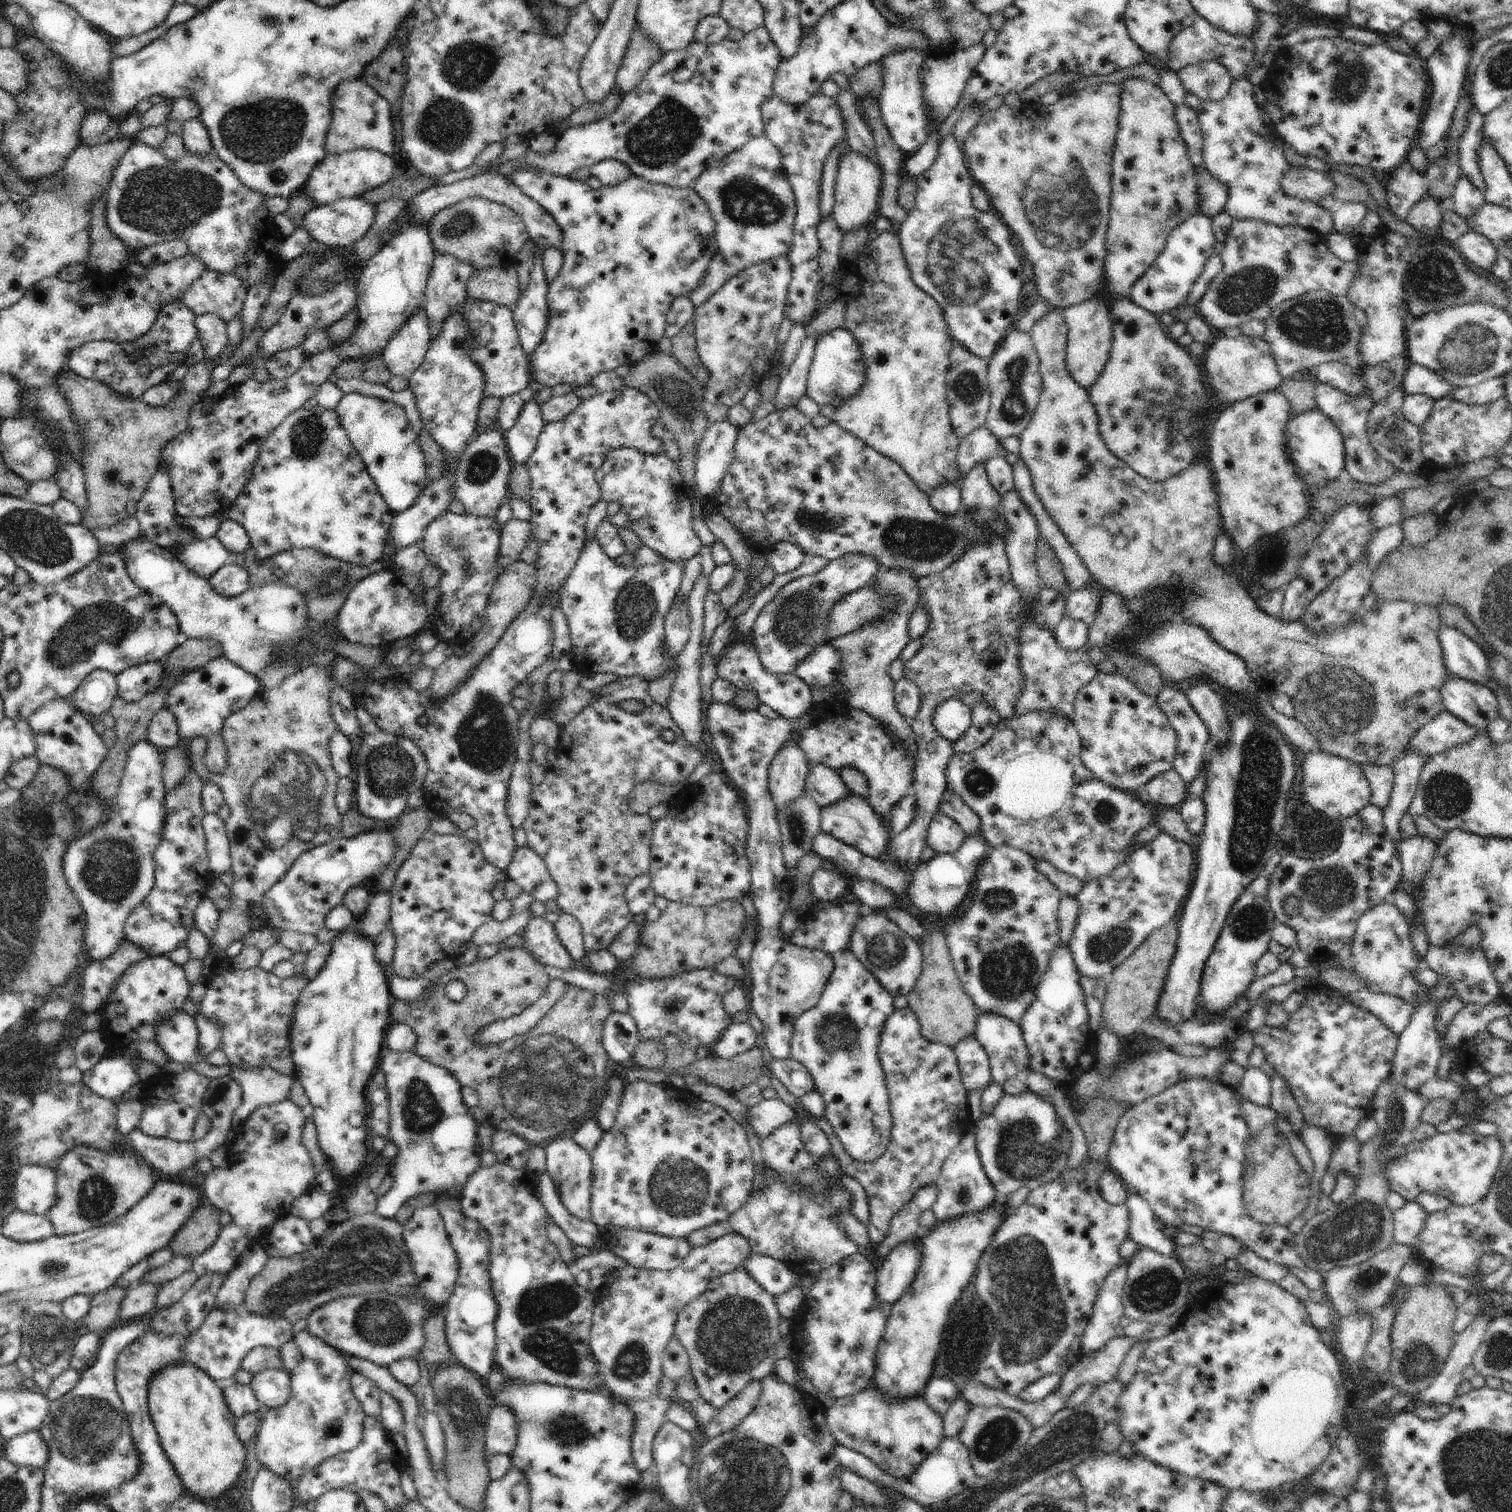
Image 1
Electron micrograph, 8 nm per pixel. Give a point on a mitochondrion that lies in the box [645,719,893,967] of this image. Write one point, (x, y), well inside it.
(797, 825)

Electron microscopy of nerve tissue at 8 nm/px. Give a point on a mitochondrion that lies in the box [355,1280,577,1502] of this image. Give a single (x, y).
(462, 1413)

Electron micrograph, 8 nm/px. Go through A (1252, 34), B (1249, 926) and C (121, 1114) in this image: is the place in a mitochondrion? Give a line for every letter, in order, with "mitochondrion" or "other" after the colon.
A: other
B: mitochondrion
C: other

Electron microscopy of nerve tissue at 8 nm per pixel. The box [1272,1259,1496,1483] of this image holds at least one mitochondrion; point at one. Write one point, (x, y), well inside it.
(1420, 1360)

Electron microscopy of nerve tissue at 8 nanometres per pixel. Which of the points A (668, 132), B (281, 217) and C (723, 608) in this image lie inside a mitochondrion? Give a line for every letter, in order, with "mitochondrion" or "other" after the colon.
A: mitochondrion
B: other
C: other

